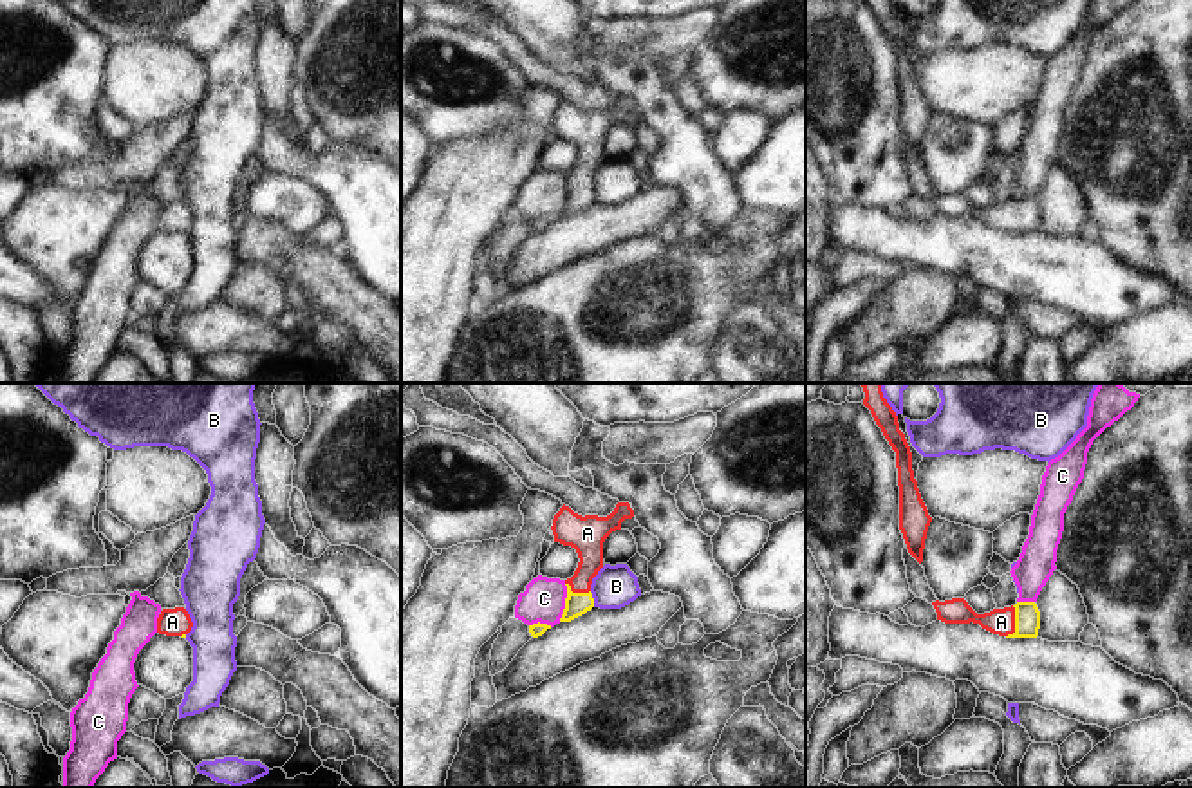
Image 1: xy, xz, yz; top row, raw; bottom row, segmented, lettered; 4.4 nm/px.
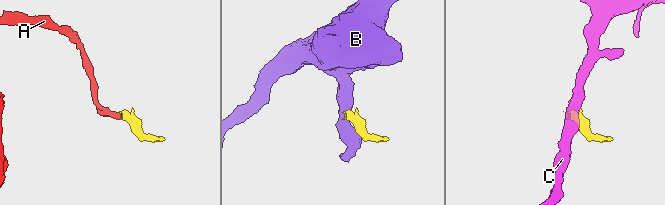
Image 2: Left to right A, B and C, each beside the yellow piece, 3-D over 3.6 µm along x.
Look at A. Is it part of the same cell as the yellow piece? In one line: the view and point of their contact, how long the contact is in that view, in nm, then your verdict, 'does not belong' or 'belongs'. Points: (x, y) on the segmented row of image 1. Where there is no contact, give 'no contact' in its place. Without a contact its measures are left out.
yz (1015, 622) | 150 nm | belongs

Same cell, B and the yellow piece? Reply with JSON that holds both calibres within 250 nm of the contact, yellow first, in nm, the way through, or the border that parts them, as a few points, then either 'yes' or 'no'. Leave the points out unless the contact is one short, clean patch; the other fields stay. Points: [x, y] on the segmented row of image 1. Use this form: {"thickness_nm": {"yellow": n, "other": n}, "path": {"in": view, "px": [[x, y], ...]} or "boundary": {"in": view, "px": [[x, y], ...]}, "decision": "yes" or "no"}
{"thickness_nm": {"yellow": 110, "other": 190}, "boundary": {"in": "xz", "px": [[589, 591], [595, 606]]}, "decision": "no"}

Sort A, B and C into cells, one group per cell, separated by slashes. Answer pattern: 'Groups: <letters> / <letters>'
Groups: A / B / C.

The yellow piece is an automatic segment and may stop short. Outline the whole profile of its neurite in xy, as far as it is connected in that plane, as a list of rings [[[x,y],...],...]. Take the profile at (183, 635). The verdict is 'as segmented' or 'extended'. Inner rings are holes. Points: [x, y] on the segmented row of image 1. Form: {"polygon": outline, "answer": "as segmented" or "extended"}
{"polygon": [[[184,607],[163,609],[157,618],[159,634],[186,638],[191,627],[193,622]]], "answer": "extended"}

